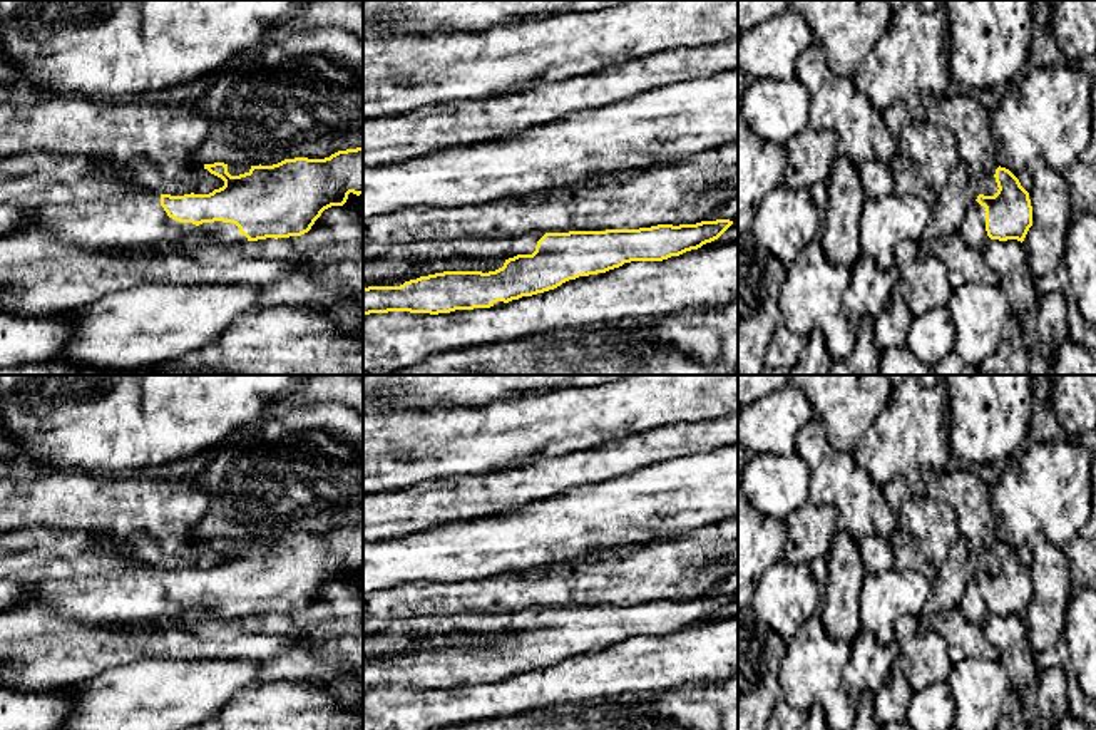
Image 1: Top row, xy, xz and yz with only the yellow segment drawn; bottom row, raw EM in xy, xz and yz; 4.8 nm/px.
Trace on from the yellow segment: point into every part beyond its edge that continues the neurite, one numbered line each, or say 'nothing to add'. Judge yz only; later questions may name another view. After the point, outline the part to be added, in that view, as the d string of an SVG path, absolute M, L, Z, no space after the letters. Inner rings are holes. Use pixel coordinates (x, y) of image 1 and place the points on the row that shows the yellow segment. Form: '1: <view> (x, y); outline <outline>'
1: yz (973, 230); outline M974 201L959 229L962 239L974 249L981 249L989 238L986 231L986 208Z

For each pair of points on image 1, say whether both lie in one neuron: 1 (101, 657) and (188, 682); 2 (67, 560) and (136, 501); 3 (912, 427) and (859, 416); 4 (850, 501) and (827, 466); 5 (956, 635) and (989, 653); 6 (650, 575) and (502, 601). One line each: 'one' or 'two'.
1: two
2: two
3: two
4: one
5: one
6: one

